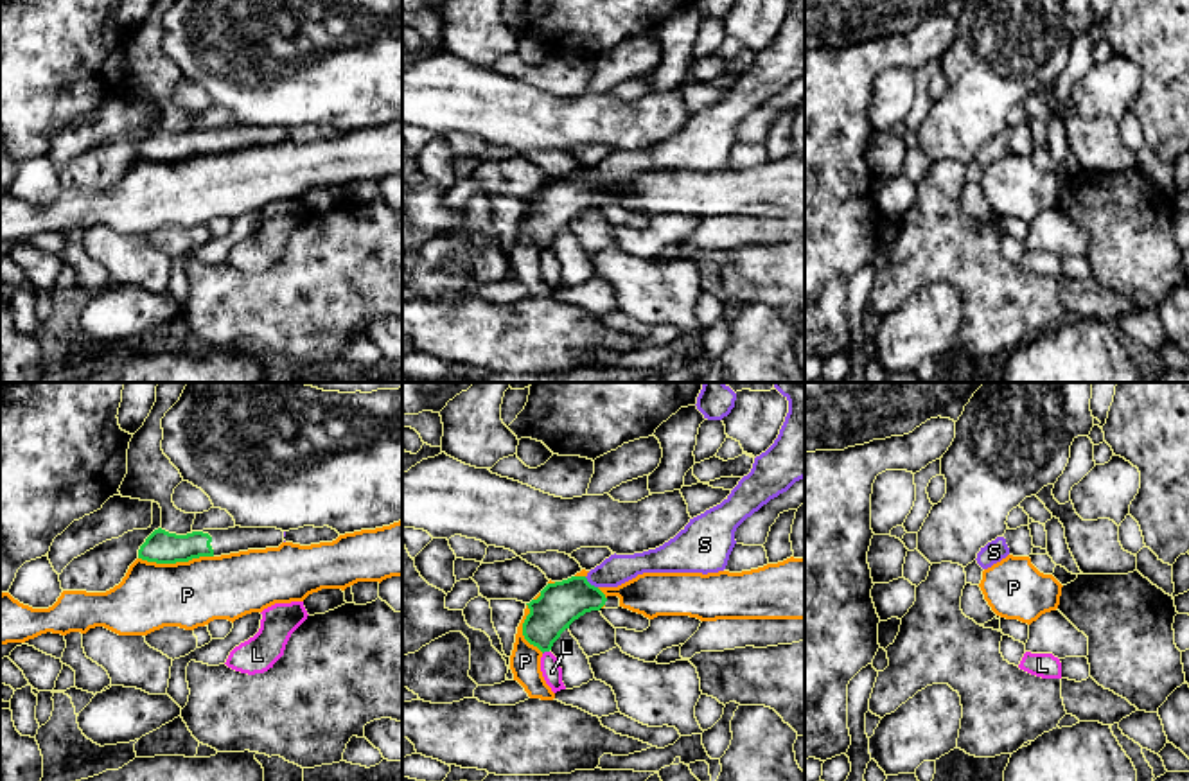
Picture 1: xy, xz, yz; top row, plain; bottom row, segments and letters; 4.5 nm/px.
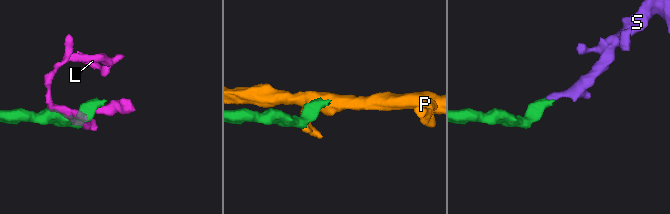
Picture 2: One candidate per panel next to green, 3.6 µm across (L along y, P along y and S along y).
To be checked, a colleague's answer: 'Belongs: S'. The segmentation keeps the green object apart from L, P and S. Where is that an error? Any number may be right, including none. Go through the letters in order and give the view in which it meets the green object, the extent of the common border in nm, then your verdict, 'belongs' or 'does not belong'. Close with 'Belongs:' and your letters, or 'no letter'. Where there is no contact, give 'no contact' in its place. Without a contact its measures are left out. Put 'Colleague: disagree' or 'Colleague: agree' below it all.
L: xz | 40 nm | does not belong
P: xy | 340 nm | does not belong
S: xz | 80 nm | belongs
Belongs: S
Colleague: agree

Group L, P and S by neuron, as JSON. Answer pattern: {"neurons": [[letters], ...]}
{"neurons": [["L"], ["P"], ["S"]]}

